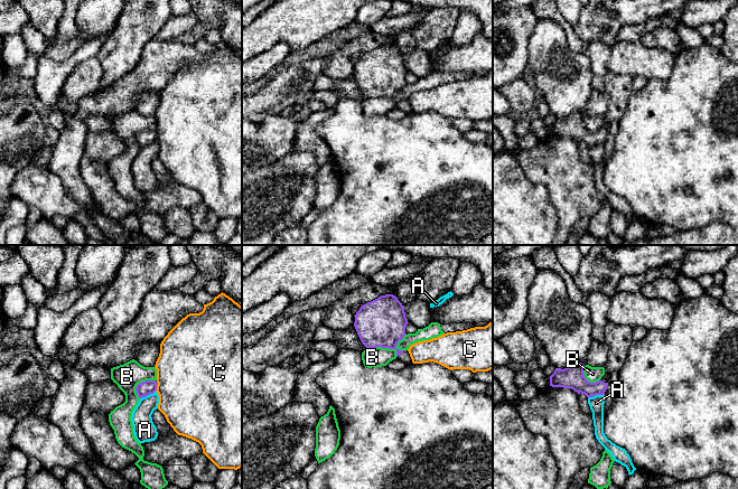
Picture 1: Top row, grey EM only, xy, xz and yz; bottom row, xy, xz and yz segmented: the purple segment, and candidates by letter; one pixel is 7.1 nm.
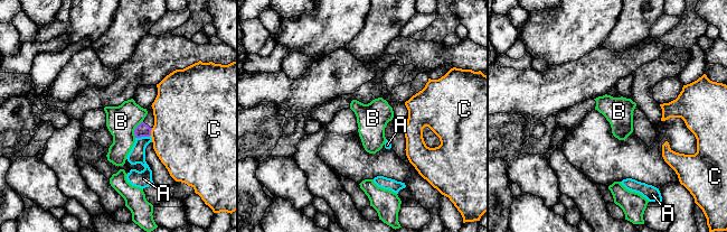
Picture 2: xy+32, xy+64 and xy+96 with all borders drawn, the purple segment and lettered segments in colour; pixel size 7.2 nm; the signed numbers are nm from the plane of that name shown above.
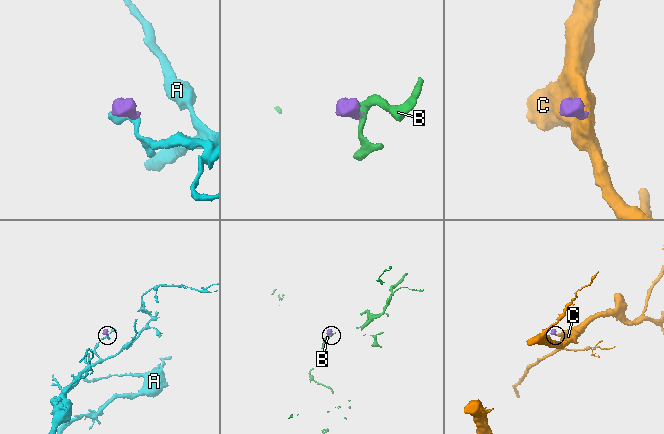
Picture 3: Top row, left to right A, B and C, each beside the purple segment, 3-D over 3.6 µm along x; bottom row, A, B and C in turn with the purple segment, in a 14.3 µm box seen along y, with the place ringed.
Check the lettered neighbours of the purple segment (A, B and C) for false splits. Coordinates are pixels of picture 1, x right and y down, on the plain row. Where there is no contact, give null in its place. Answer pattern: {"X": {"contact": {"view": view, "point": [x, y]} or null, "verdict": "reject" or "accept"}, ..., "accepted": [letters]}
{"A": {"contact": {"view": "yz", "point": [596, 143]}, "verdict": "reject"}, "B": {"contact": {"view": "xz", "point": [388, 96]}, "verdict": "reject"}, "C": {"contact": {"view": "xy", "point": [156, 135]}, "verdict": "reject"}, "accepted": []}

